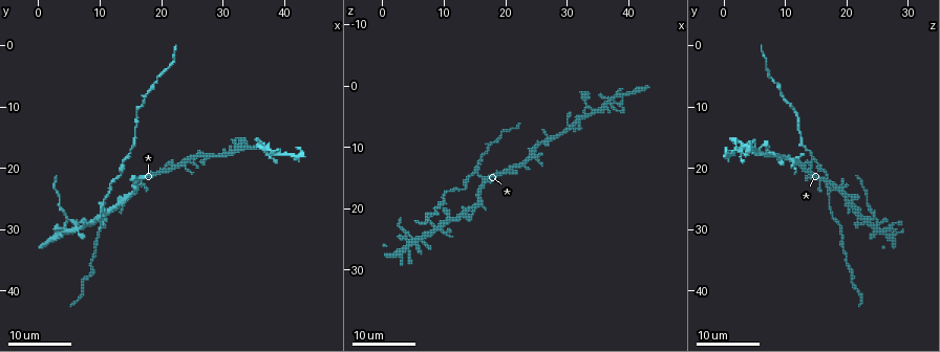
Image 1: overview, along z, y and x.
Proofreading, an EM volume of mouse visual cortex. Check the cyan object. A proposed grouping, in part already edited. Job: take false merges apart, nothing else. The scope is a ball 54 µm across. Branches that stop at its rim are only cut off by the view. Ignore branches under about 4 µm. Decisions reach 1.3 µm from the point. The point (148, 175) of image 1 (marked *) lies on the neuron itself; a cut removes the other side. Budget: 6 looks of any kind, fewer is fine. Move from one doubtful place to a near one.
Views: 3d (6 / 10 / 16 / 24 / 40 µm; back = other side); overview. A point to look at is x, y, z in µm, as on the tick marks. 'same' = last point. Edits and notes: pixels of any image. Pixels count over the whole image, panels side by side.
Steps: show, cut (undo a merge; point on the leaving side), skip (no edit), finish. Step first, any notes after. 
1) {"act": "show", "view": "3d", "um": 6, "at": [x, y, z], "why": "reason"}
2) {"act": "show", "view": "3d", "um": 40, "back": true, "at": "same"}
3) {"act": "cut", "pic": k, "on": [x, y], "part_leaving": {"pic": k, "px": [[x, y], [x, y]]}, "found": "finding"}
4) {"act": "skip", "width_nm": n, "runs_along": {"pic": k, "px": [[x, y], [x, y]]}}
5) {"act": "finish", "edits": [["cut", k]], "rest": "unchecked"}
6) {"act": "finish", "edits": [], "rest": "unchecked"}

{"act": "show", "view": "3d", "um": 24, "at": [16.0, 21.5, 15.5], "why": "four arms meet"}

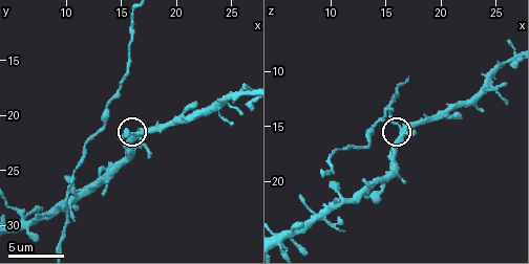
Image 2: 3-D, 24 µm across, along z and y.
{"act": "show", "view": "3d", "um": 10, "at": [16.6, 21.6, 15.2], "why": "closer look"}

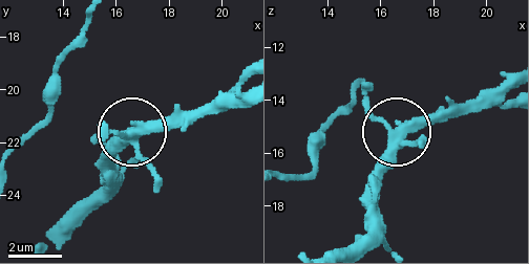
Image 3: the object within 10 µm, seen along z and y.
{"act": "skip", "side_arm_um": 29, "arms": 4, "found": "continuous, no second neuron"}

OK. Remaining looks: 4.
{"act": "show", "view": "3d", "um": 24, "at": [36.5, 17.0, 2.0], "why": "arms run side by side"}

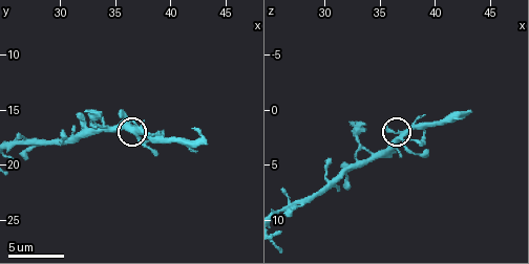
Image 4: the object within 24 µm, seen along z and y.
{"act": "show", "view": "3d", "um": 10, "at": [36.8, 17.2, 2.4], "why": "zoom in"}

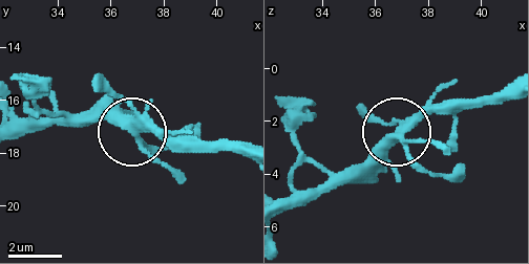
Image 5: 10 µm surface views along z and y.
{"act": "skip", "found": "continuous, no second neuron"}

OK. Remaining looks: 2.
{"act": "finish", "edits": [], "rest": "unchecked"}

